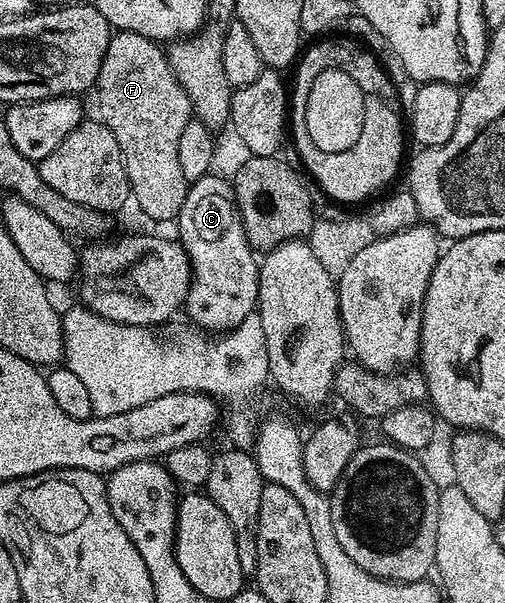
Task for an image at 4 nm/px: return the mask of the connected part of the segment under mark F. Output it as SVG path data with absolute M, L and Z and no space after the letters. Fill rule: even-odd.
M134 32L113 33L106 56L102 56L95 94L100 105L99 121L114 132L114 140L118 140L118 148L122 148L134 202L140 205L146 217L156 222L179 219L190 183L182 176L178 139L182 137L182 128L193 121L194 111L188 93L170 68L165 47L159 41Z

